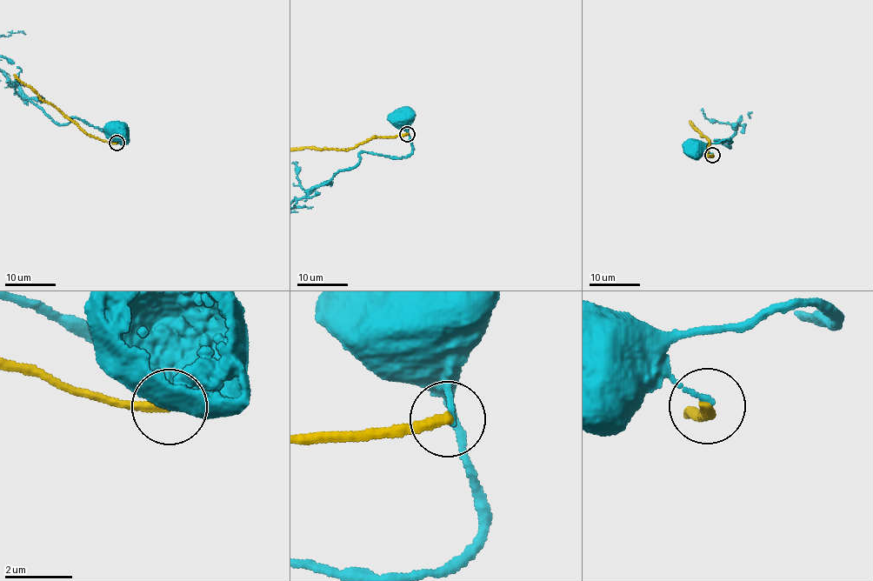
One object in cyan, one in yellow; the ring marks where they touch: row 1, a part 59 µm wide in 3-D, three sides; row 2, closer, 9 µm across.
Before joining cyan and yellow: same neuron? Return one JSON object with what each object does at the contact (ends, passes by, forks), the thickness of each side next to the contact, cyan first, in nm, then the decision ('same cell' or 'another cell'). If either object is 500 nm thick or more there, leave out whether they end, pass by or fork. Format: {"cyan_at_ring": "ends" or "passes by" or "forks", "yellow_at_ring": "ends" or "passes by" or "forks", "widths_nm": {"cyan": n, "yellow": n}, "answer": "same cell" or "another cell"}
{"cyan_at_ring": "ends", "yellow_at_ring": "ends", "widths_nm": {"cyan": 120, "yellow": 280}, "answer": "another cell"}

